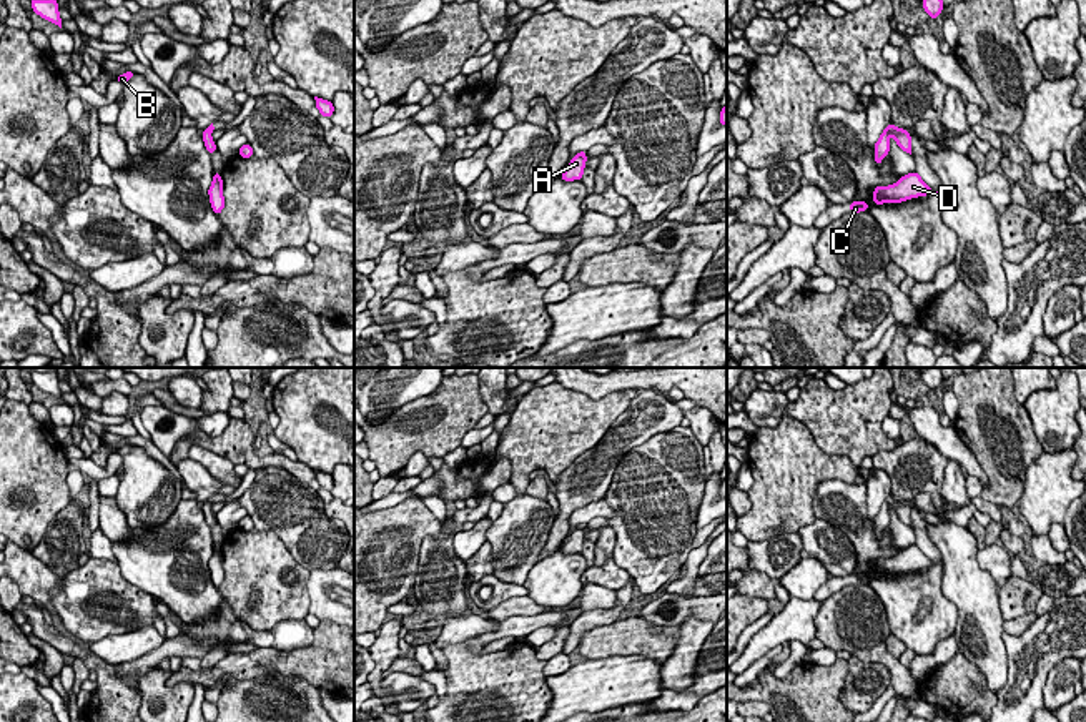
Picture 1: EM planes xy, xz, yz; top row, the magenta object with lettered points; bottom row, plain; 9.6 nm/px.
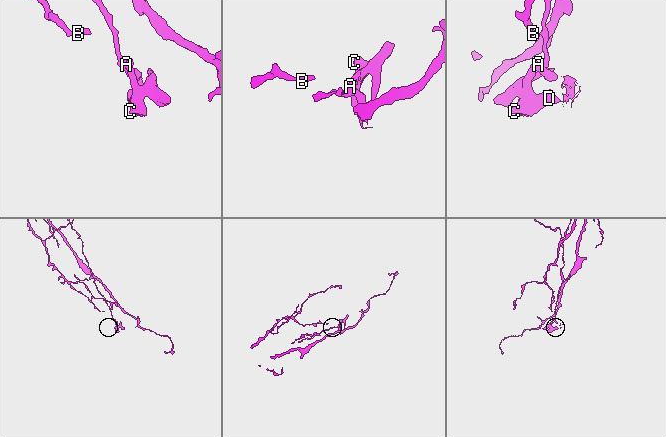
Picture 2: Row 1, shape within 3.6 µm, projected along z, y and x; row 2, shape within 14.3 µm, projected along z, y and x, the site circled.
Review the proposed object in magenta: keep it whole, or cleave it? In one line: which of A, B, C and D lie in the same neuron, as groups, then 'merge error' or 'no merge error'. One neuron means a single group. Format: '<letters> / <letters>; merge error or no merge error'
A B / C D; merge error

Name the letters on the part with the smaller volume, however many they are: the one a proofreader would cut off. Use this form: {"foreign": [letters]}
{"foreign": ["C", "D"]}

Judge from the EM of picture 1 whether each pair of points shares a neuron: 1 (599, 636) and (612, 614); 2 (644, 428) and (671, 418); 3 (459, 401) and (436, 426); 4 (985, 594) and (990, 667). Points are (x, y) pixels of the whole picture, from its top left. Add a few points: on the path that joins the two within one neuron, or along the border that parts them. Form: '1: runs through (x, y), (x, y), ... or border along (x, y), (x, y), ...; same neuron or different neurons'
1: border along (616, 619), (587, 629), (576, 647); different neurons
2: runs through (651, 421), (664, 418); same neuron
3: runs through (453, 408), (441, 420); same neuron
4: runs through (985, 613), (985, 632), (990, 649); same neuron

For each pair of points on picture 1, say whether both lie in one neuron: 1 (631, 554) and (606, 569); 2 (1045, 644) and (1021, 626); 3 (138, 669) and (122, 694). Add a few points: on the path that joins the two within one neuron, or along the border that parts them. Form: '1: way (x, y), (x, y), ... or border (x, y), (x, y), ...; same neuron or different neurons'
1: border (612, 556), (636, 583); different neurons
2: border (1038, 616), (1023, 632), (1005, 632); different neurons
3: way (132, 676), (122, 687); same neuron

